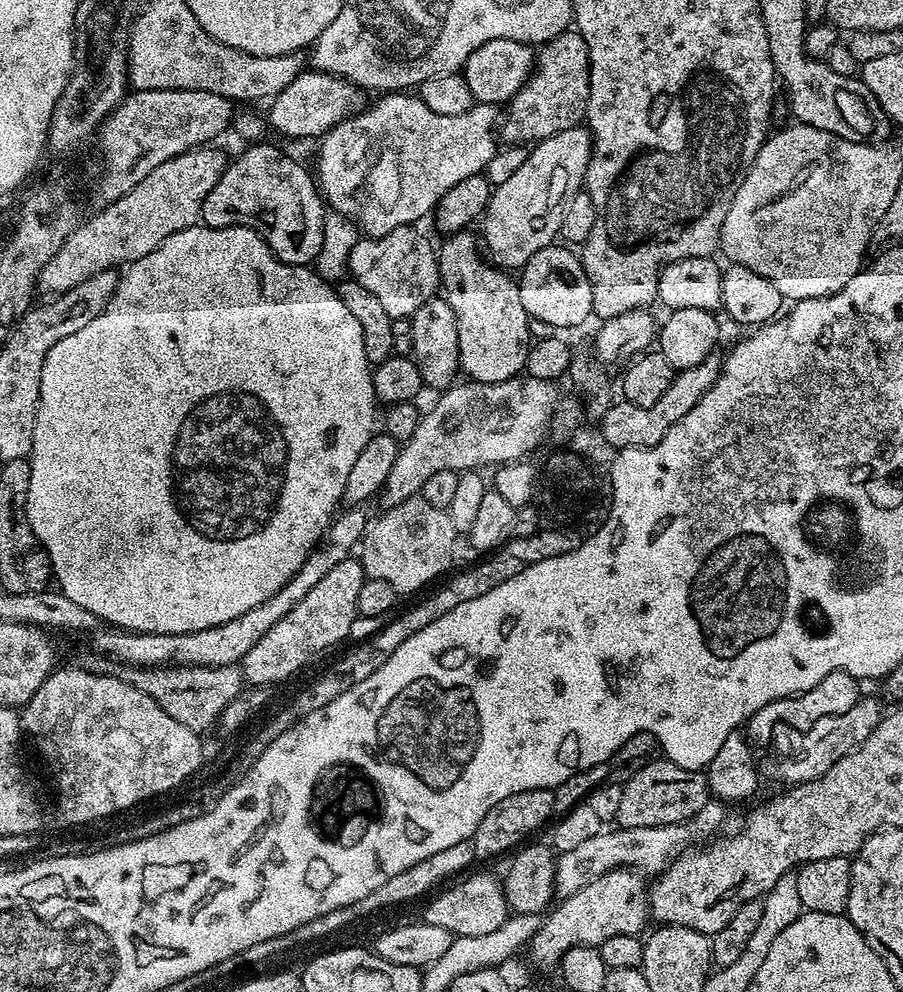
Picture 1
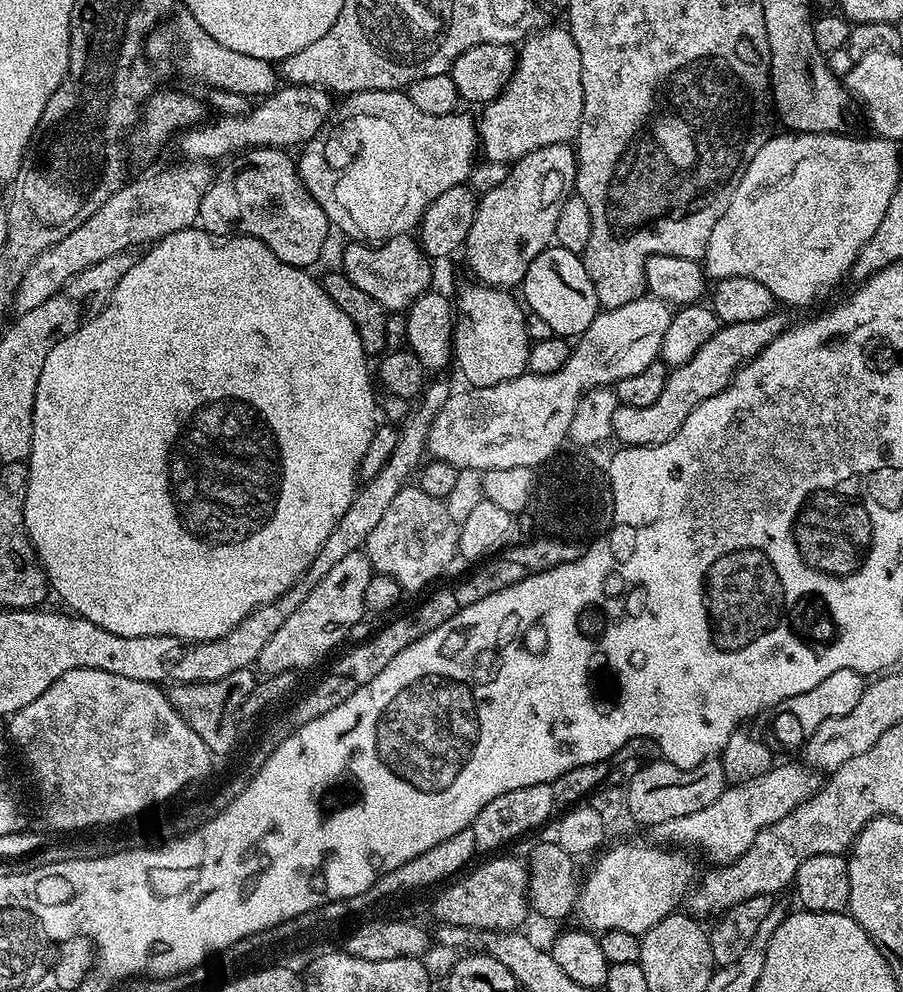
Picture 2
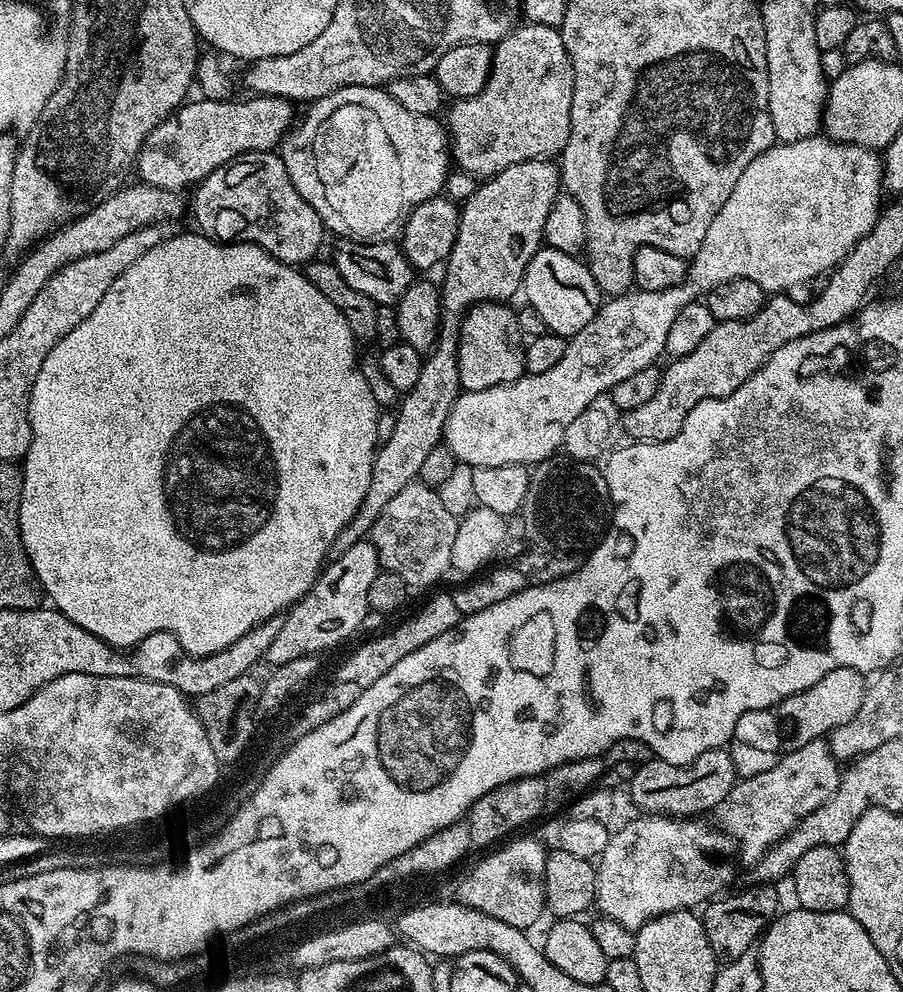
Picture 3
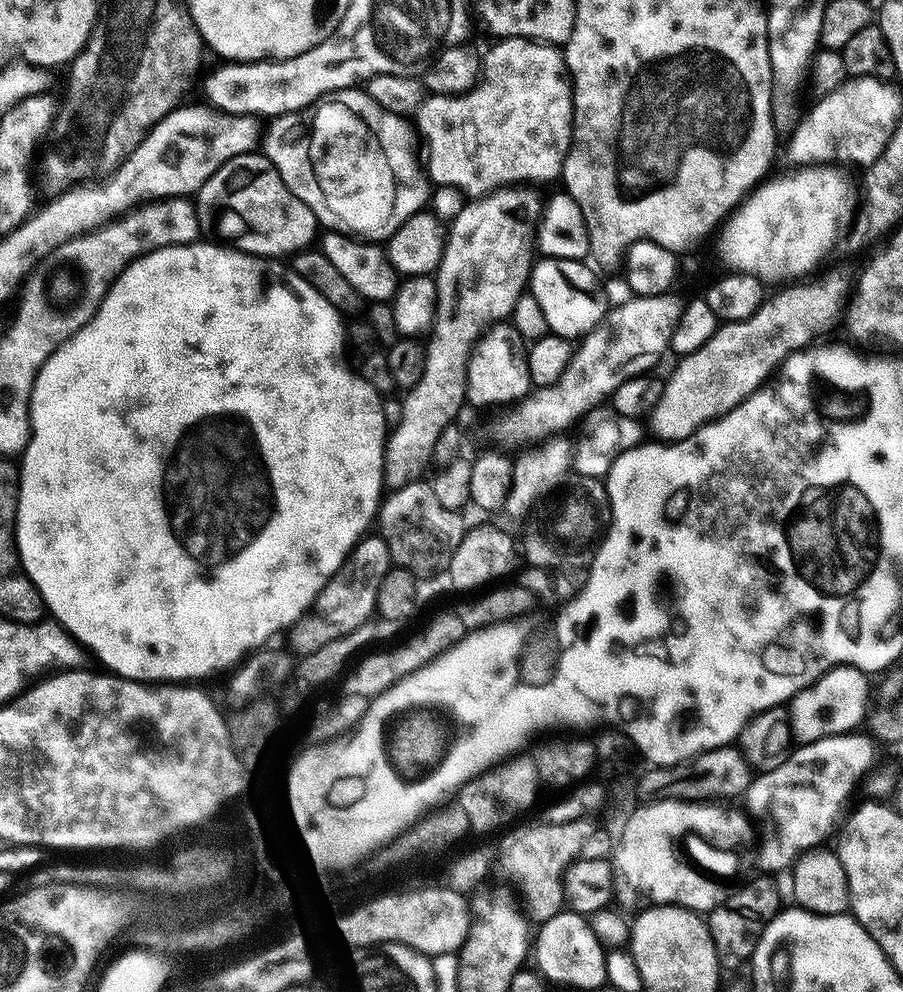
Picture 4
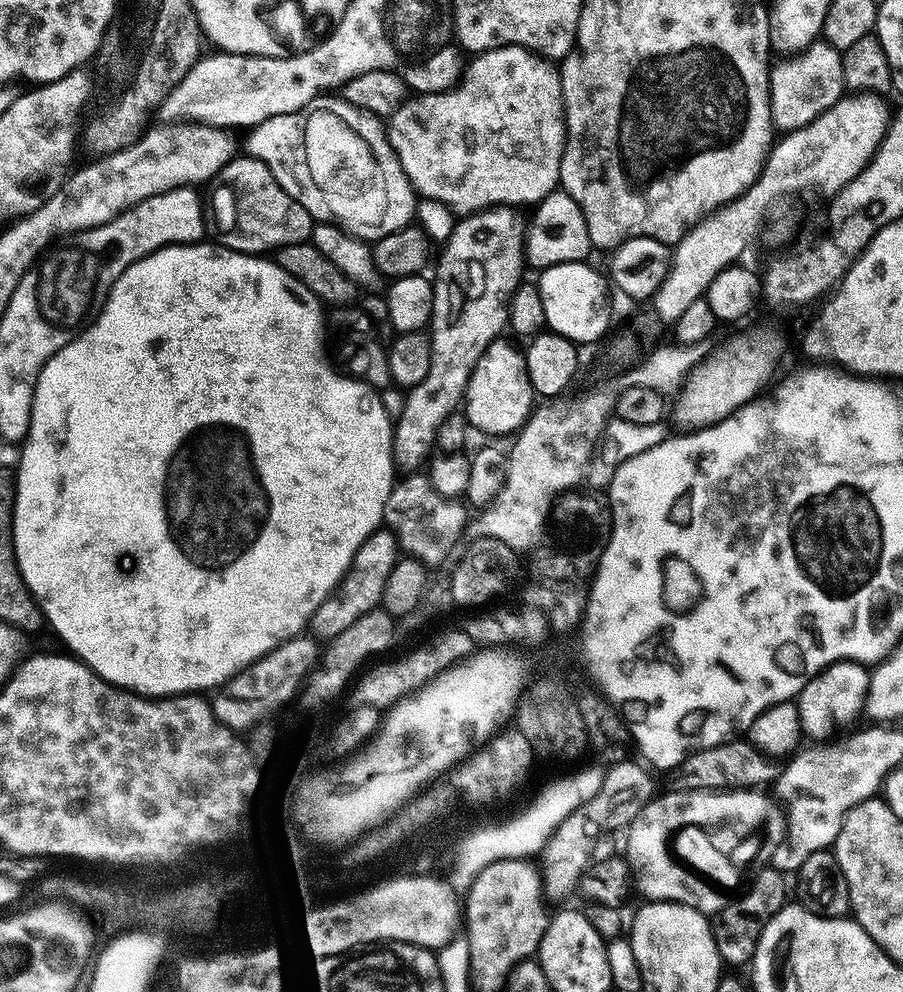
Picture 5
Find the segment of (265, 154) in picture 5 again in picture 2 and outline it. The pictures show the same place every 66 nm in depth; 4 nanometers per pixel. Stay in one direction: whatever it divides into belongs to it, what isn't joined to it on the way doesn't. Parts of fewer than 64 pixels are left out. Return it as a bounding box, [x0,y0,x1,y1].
[298,90,478,242]

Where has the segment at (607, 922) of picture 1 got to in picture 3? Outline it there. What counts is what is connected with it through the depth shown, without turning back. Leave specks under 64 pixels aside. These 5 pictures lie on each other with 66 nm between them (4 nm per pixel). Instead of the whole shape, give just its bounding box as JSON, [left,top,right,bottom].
[596,814,734,931]

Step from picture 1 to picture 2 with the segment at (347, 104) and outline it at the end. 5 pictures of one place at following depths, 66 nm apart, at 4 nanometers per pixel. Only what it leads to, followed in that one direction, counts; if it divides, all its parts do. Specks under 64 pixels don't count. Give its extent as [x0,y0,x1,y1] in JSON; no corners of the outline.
[179,84,334,162]

